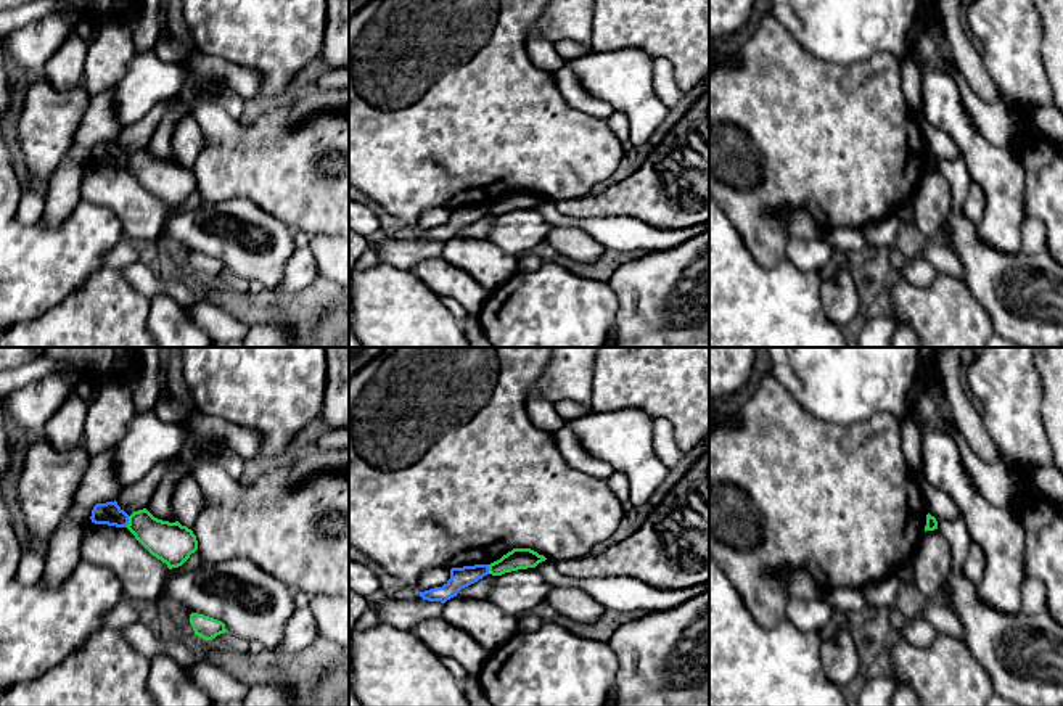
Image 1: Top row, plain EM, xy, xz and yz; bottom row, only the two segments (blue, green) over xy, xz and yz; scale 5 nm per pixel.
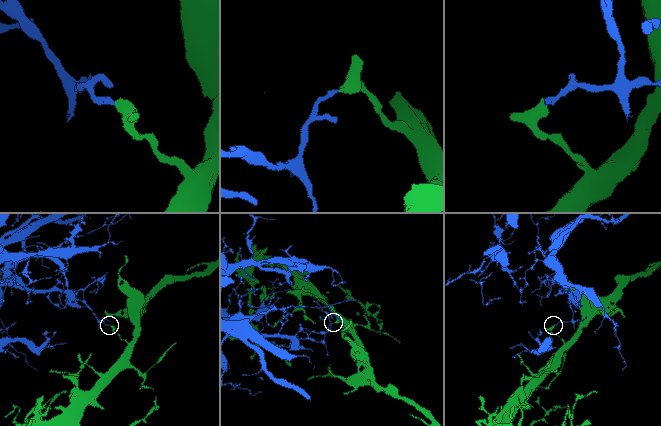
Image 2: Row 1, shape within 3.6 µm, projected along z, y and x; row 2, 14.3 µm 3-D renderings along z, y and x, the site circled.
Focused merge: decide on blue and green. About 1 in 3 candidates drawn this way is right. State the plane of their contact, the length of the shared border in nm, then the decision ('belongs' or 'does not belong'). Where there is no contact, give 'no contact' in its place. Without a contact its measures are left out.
meets blue in xy; contact 60 nm long; does not belong

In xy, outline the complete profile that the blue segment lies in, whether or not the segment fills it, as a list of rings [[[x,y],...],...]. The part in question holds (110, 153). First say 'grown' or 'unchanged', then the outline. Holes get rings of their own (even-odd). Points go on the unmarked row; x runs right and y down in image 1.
unchanged; [[[117,142],[96,143],[90,156],[95,164],[108,164],[116,167],[127,167],[129,154],[117,145]]]

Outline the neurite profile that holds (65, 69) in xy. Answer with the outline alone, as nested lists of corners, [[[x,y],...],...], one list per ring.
[[[72,32],[43,66],[48,82],[60,90],[80,87],[87,51],[88,45],[85,40]]]

